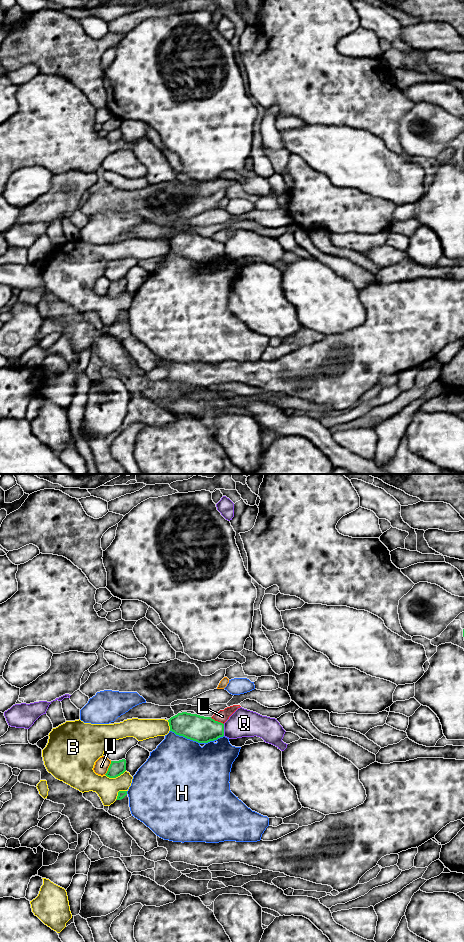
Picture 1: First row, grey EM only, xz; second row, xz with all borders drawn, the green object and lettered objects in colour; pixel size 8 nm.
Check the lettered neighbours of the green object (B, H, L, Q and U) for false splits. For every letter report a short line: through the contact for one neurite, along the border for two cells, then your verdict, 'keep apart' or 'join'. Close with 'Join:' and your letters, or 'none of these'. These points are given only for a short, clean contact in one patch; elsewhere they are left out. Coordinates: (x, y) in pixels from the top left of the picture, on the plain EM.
B: keep apart
H: keep apart
L: line xz (210, 237), (223, 244); keep apart
Q: keep apart
U: keep apart
Join: none of these

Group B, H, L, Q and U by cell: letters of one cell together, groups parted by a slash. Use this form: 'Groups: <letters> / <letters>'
Groups: B / H / L / Q / U

